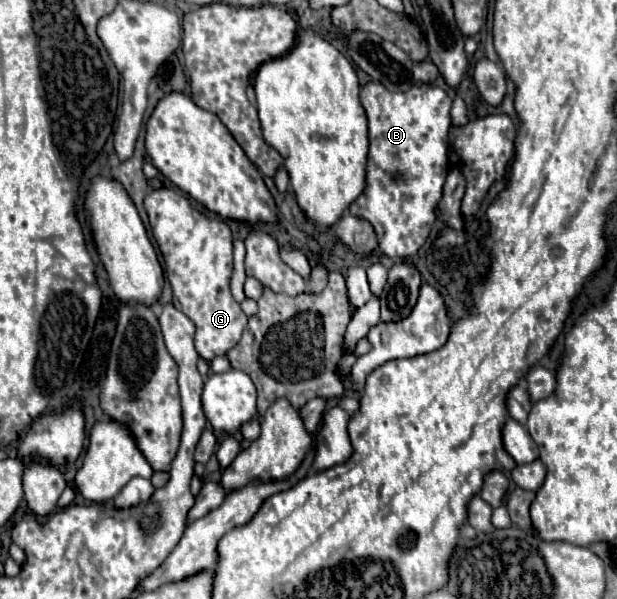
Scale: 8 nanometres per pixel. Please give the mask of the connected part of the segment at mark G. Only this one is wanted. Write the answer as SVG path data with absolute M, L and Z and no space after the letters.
M167 187L151 191L145 197L145 209L149 215L153 237L165 261L165 273L173 291L173 305L195 323L195 349L199 357L211 361L217 355L225 355L241 339L241 333L247 327L247 315L241 311L239 303L229 291L229 279L233 271L233 237L229 225L221 219L207 217L205 213L195 209L185 195Z

